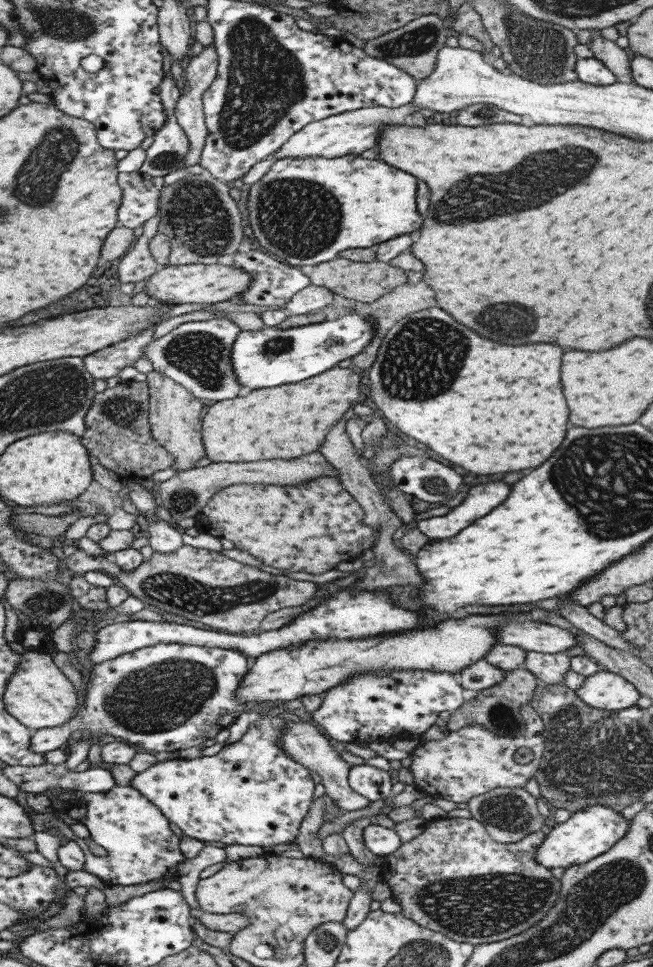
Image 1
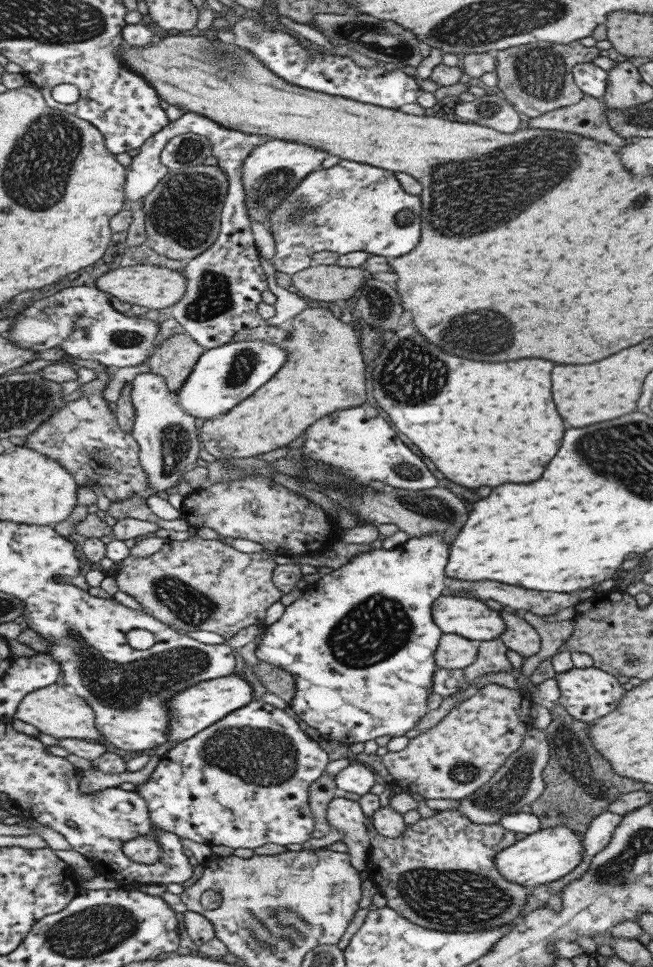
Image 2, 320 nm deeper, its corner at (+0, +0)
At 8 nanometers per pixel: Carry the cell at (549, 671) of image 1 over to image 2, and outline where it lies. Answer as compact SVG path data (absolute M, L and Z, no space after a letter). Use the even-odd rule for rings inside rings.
M509 608L497 612L504 624L503 632L498 636L509 650L514 650L523 658L535 654L539 650L539 635L536 630Z

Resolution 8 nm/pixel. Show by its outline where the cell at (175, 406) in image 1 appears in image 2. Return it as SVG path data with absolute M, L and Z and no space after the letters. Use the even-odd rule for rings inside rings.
M187 333L172 334L150 352L149 370L163 377L168 391L175 396L203 351Z

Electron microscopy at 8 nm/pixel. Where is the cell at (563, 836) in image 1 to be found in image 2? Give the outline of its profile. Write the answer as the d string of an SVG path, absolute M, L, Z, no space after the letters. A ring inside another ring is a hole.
M566 826L539 829L525 838L515 841L507 848L502 848L495 854L493 861L495 870L510 883L521 887L533 888L544 885L571 872L582 855L581 835L569 830Z

